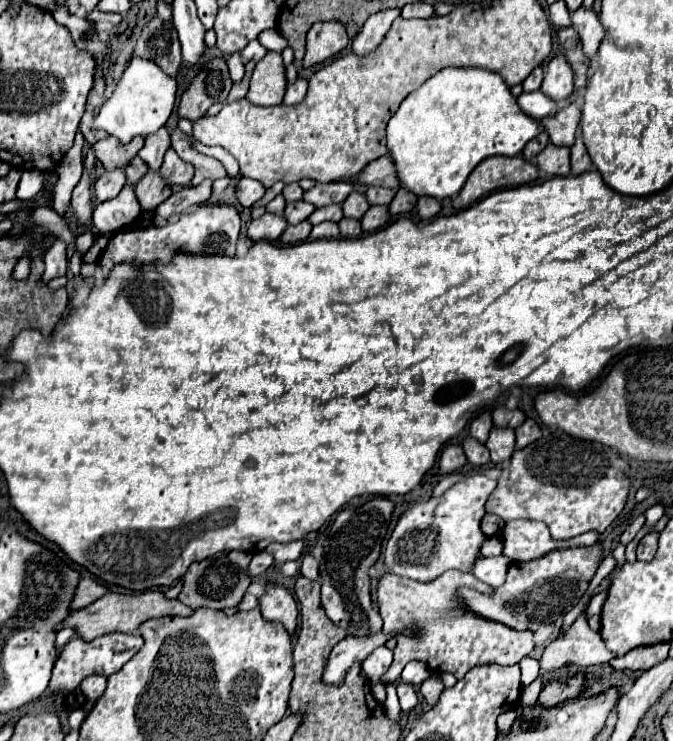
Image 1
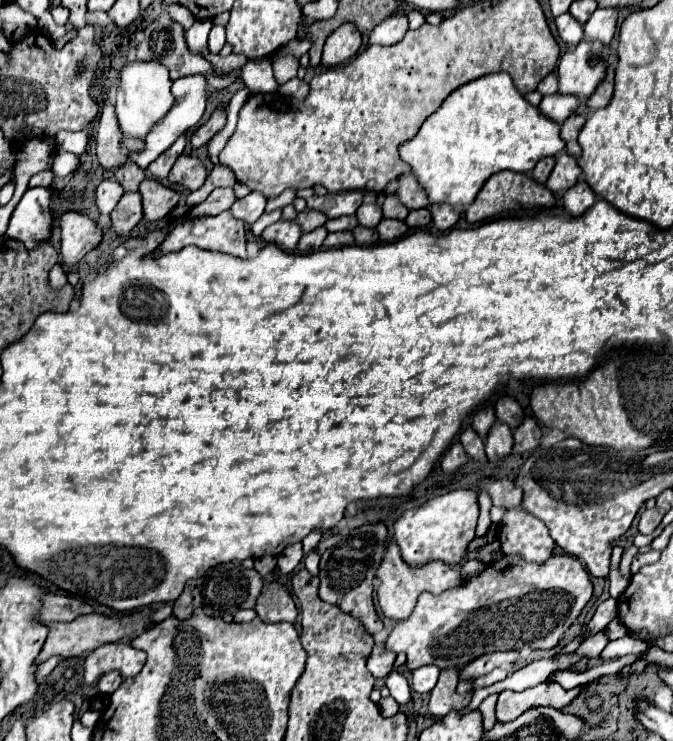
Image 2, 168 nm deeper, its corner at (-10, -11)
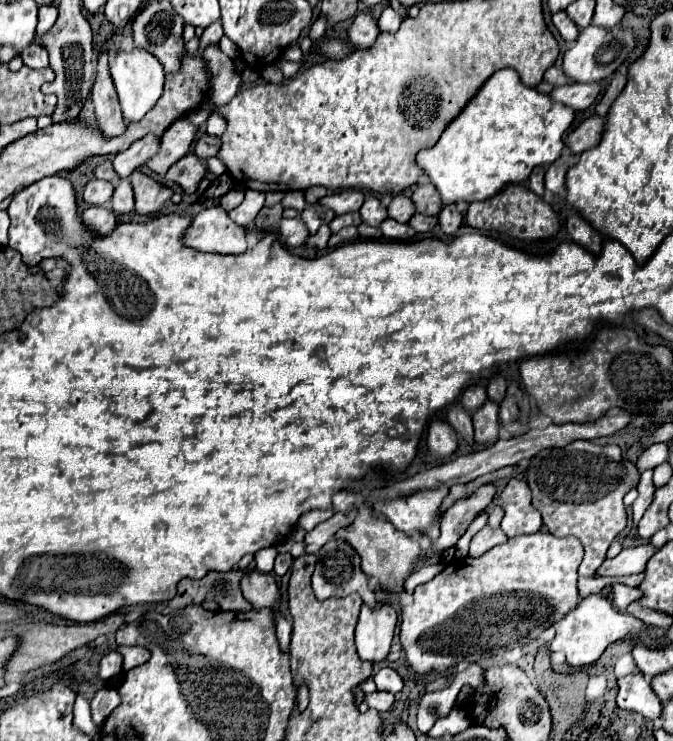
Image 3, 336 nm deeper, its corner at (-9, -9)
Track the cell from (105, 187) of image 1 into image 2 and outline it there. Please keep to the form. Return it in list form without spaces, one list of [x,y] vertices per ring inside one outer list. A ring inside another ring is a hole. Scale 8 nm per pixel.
[[[102,180],[96,190],[96,204],[100,214],[110,214],[120,202],[120,196],[124,196],[124,188],[120,188],[116,180]]]

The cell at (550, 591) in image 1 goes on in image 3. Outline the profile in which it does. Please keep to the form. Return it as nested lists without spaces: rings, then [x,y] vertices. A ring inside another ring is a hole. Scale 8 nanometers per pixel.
[[[539,532],[539,534],[531,534],[531,536],[519,536],[519,538],[509,538],[505,544],[495,546],[491,550],[487,550],[485,554],[481,554],[479,558],[463,558],[463,560],[453,560],[451,564],[447,564],[433,580],[429,580],[427,584],[421,584],[415,588],[413,592],[413,602],[403,606],[401,610],[401,646],[407,652],[407,660],[409,666],[419,672],[419,674],[427,674],[431,670],[437,672],[445,672],[449,668],[453,668],[459,662],[477,662],[481,658],[491,656],[497,650],[509,650],[515,646],[523,646],[529,644],[531,640],[535,640],[545,628],[551,626],[551,622],[557,622],[563,614],[567,614],[567,610],[571,610],[577,602],[579,602],[579,592],[577,592],[577,566],[583,558],[583,546],[577,538],[559,538],[551,532]]]

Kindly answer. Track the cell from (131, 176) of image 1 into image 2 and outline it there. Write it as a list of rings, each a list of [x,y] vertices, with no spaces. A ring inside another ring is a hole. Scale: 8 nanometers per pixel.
[[[124,164],[120,170],[116,170],[116,180],[122,184],[124,190],[128,192],[138,192],[140,182],[146,178],[144,168],[136,168],[136,164]]]

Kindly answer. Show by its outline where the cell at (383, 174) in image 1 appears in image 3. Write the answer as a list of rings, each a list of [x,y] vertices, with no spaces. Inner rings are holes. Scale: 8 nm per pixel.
[[[423,184],[423,186],[417,186],[415,192],[411,194],[411,200],[417,208],[419,214],[427,214],[427,216],[437,216],[439,210],[443,208],[441,204],[441,198],[439,198],[439,192],[435,190],[433,184]]]

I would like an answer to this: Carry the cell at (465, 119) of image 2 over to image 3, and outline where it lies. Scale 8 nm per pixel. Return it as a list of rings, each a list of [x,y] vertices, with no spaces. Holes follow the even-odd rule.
[[[503,68],[495,72],[481,88],[483,90],[479,90],[477,96],[465,106],[465,110],[445,128],[439,142],[433,148],[421,150],[417,154],[417,164],[427,172],[427,176],[439,190],[443,204],[453,204],[457,200],[465,200],[465,202],[489,200],[509,184],[523,184],[533,168],[549,166],[551,162],[555,162],[561,156],[561,150],[565,146],[563,136],[571,128],[577,110],[587,110],[601,92],[601,86],[597,82],[591,84],[575,82],[555,88],[551,96],[539,94],[535,88],[527,88],[521,82],[519,74],[511,68]]]

